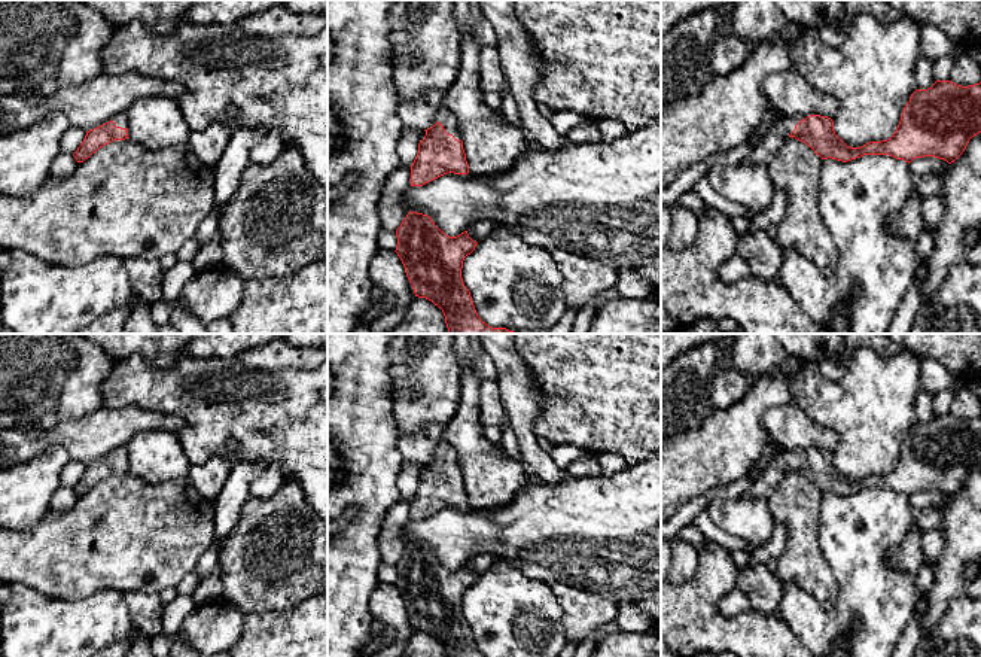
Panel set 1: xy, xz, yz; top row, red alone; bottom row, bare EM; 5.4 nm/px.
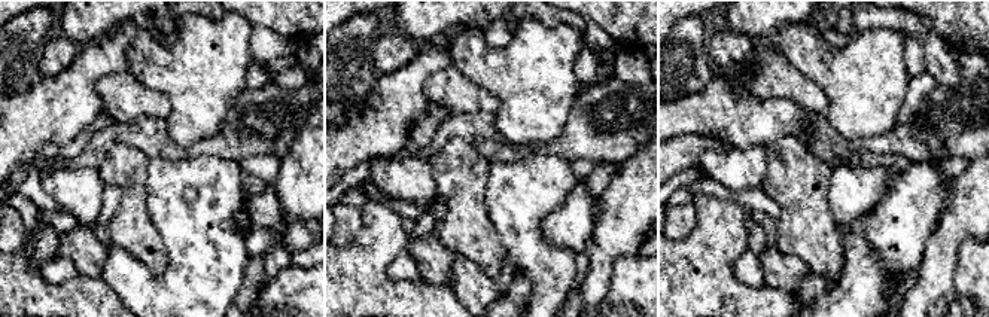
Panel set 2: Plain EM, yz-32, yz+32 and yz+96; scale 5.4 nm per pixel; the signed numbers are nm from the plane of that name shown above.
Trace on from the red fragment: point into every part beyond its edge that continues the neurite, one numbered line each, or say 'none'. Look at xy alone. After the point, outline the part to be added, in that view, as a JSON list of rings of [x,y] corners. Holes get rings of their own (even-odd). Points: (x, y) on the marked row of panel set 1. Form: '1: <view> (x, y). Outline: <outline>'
1: xy (121, 119). Outline: [[[119,112],[118,115],[115,115],[113,122],[116,124],[116,127],[128,128],[127,113],[125,112]]]

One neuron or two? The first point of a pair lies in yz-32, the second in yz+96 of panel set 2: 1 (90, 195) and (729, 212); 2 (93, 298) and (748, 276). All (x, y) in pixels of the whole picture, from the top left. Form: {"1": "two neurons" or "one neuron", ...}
{"1": "two neurons", "2": "two neurons"}

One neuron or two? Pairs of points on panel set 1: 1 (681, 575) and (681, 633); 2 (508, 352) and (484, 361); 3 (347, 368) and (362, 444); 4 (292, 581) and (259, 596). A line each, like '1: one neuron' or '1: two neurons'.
1: two neurons
2: two neurons
3: one neuron
4: one neuron

